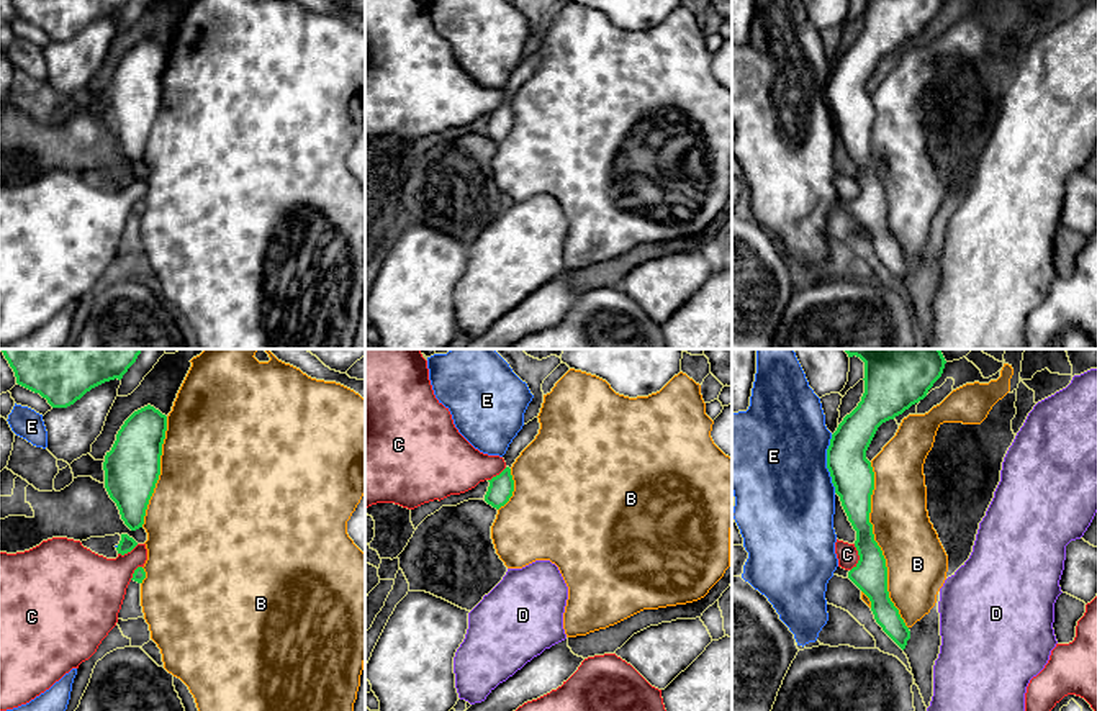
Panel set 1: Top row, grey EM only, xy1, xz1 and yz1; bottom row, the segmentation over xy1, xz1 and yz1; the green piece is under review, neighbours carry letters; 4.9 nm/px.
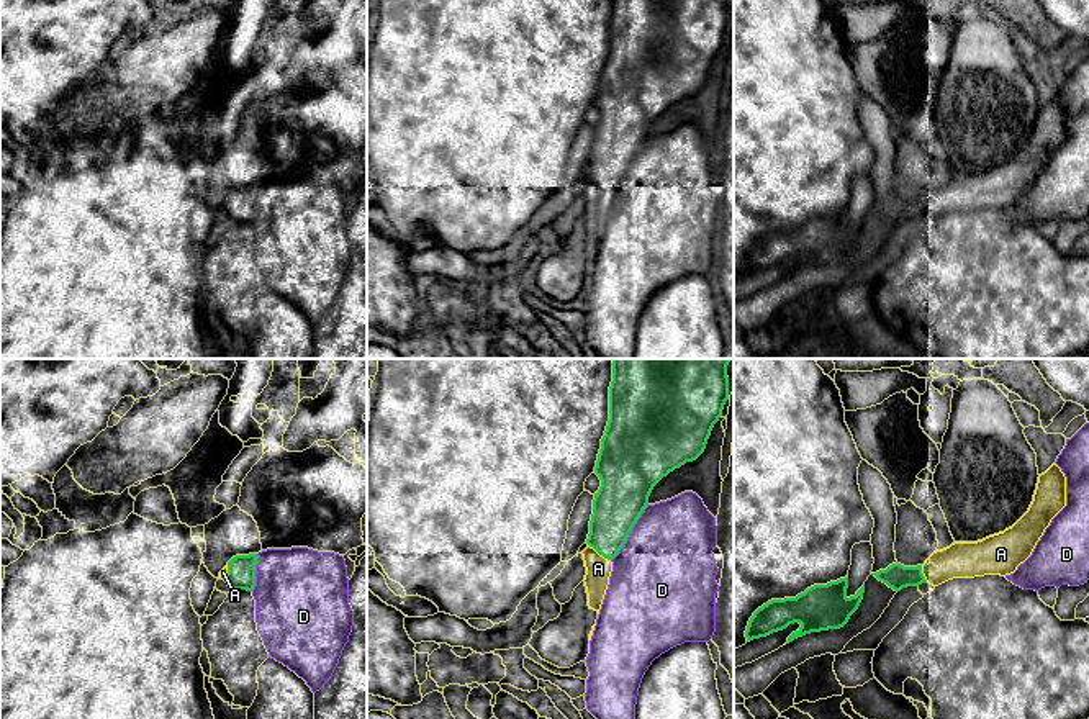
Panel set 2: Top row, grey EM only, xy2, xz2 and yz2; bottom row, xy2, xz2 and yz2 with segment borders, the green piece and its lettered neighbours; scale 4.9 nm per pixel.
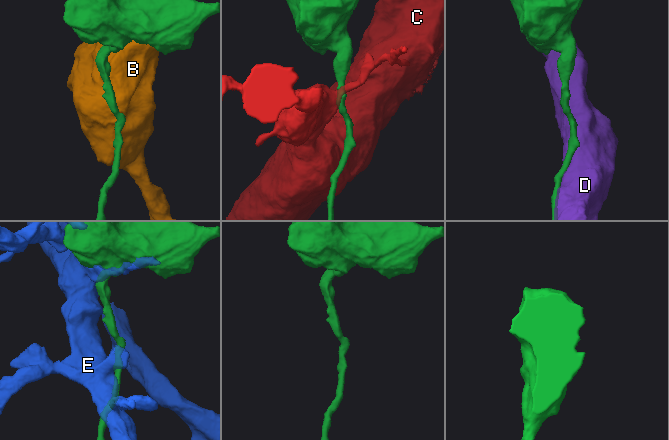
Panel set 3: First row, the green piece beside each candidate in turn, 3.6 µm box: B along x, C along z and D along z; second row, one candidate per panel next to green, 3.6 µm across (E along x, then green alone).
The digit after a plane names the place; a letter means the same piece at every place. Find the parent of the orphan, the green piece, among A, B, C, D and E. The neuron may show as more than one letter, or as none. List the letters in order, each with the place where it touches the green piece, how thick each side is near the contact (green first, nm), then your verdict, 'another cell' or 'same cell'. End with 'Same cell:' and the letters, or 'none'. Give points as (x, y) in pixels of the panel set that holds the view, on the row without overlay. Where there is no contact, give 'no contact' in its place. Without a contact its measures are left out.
A: meets green in xz2 at (600, 187); 240 nm thick on the green side, 130 nm on the other; same cell
B: meets green in yz1 at (878, 179); 170 nm thick on the green side, 300 nm on the other; another cell
C: meets green in yz1 at (860, 190); 170 nm thick on the green side, 110 nm on the other; another cell
D: meets green in xz2 at (629, 166); 260 nm thick on the green side, 480 nm on the other; another cell
E: meets green in yz1 at (827, 97); 200 nm thick on the green side, 500 nm on the other; another cell
Same cell: A

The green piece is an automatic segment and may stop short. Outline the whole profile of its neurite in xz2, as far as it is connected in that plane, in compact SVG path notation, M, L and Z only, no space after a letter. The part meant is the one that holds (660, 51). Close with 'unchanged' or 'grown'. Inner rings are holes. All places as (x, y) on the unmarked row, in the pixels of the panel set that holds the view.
M612 0L609 54L594 100L601 120L593 133L588 180L581 185L590 242L599 247L612 205L611 193L647 141L653 120L704 85L727 33L727 0Z; grown

